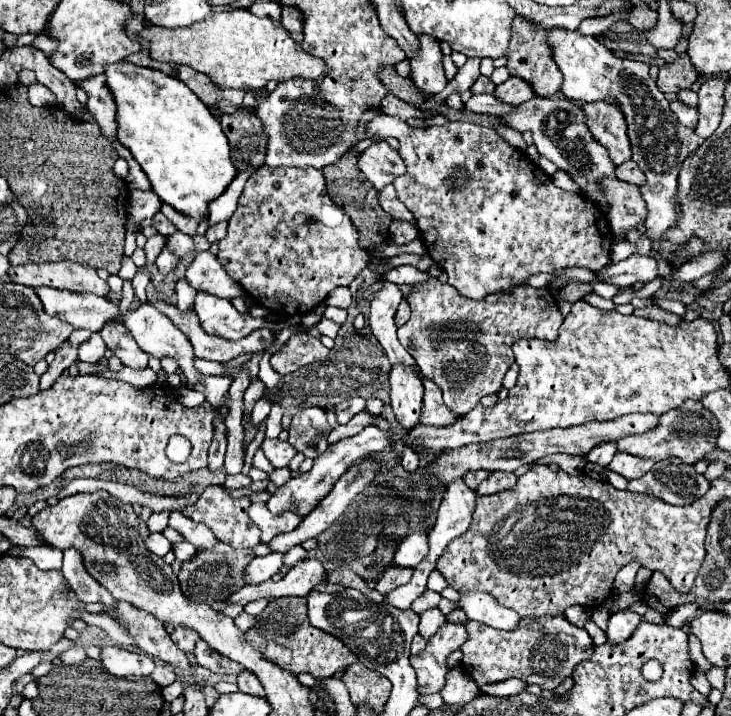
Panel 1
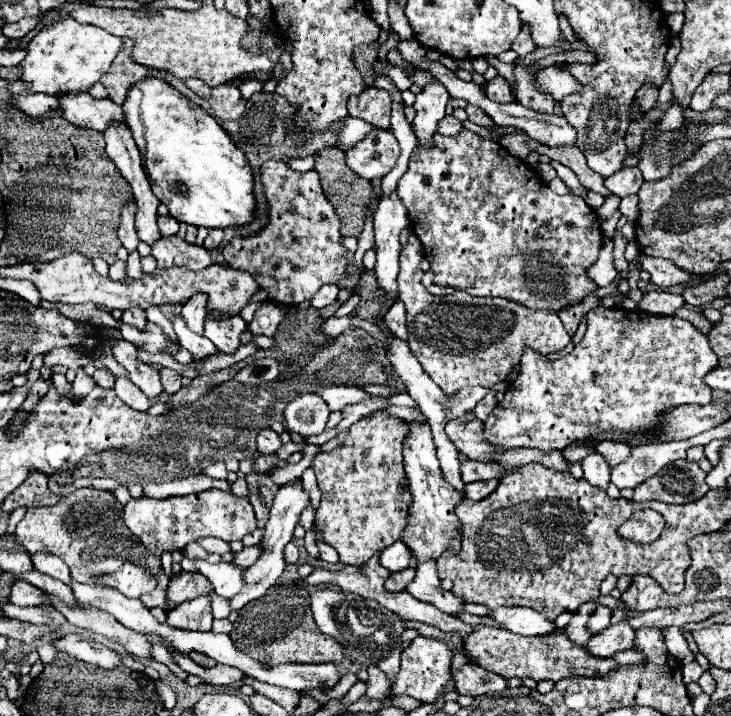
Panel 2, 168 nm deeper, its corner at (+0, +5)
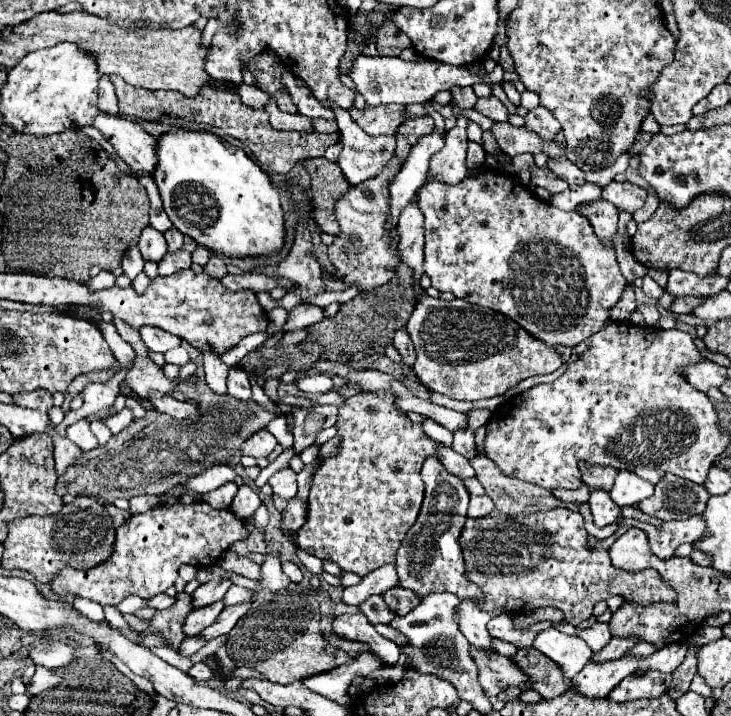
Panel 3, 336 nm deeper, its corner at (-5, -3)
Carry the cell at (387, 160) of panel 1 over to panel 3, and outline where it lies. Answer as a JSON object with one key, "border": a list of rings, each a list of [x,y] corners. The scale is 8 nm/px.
{"border":[[[333,105],[331,109],[335,112],[339,134],[341,134],[341,144],[343,144],[337,164],[343,170],[347,182],[361,184],[361,182],[377,176],[377,172],[381,172],[385,168],[385,164],[391,160],[391,156],[395,154],[395,136],[369,136],[351,120],[347,110],[341,110],[336,105]]]}

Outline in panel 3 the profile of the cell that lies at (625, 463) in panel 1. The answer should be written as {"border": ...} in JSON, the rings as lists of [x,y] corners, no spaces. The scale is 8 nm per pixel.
{"border":[[[619,472],[609,494],[617,506],[633,506],[653,494],[653,484],[633,476],[631,472]]]}

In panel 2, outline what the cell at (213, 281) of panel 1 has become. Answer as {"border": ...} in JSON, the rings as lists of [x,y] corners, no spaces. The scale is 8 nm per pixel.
{"border":[[[196,292],[196,294],[182,306],[182,316],[184,316],[188,328],[194,330],[196,334],[202,334],[202,330],[204,330],[206,302],[208,302],[208,296],[206,296],[204,292]]]}

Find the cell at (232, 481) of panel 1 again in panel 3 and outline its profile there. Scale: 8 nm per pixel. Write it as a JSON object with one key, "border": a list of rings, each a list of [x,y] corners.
{"border":[[[241,486],[231,502],[231,512],[237,514],[237,518],[241,520],[249,520],[259,506],[261,506],[259,496],[249,486]]]}

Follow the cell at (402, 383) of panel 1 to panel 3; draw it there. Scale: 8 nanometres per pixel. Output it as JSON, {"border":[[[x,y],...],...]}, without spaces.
{"border":[[[427,458],[423,462],[421,476],[425,482],[425,500],[417,522],[409,528],[409,532],[401,540],[401,548],[397,550],[395,568],[399,576],[399,586],[413,590],[419,598],[425,598],[433,592],[451,592],[459,600],[475,598],[481,604],[483,592],[477,588],[477,584],[465,578],[463,552],[459,546],[459,534],[467,520],[469,492],[463,480],[449,474],[437,458]]]}

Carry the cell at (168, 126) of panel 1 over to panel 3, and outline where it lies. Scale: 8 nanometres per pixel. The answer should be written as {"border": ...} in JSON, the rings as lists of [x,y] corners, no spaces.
{"border":[[[171,130],[169,134],[157,140],[157,156],[159,166],[157,172],[153,174],[153,180],[159,188],[167,216],[181,234],[193,238],[207,250],[229,258],[245,258],[245,256],[267,258],[279,254],[279,250],[285,244],[281,194],[271,184],[267,172],[259,164],[255,164],[241,148],[209,132]]]}

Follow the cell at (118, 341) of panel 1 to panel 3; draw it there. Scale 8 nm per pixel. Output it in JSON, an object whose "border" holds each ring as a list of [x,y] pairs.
{"border":[[[153,394],[153,398],[149,402],[155,410],[159,410],[159,412],[163,412],[163,414],[175,418],[175,420],[187,420],[187,418],[197,420],[201,416],[197,406],[191,406],[187,402],[179,402],[171,396],[165,396],[165,394]]]}

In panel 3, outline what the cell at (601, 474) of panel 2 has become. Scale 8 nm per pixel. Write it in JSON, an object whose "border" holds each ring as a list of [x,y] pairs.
{"border":[[[591,492],[589,506],[593,514],[593,524],[599,528],[613,524],[621,514],[621,508],[617,508],[617,504],[609,500],[609,492]]]}

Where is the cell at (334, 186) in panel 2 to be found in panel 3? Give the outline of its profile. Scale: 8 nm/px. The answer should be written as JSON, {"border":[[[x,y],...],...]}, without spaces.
{"border":[[[309,158],[303,162],[303,166],[311,176],[313,220],[321,232],[335,236],[339,228],[333,216],[333,204],[337,202],[337,196],[349,190],[349,182],[345,180],[341,168],[325,158]]]}

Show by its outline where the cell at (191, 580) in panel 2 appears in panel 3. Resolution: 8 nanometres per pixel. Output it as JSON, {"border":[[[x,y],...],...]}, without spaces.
{"border":[[[179,592],[177,594],[177,602],[171,608],[161,610],[161,612],[157,612],[153,616],[149,628],[145,630],[145,636],[147,634],[165,636],[165,638],[169,638],[173,650],[177,652],[179,644],[185,640],[185,636],[181,634],[181,630],[183,630],[183,622],[185,622],[185,618],[187,618],[189,612],[191,612],[191,608],[189,608],[189,594]]]}

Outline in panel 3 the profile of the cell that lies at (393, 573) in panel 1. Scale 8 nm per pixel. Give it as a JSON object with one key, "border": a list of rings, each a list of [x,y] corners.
{"border":[[[395,586],[391,588],[389,592],[383,594],[383,600],[385,604],[389,606],[391,612],[395,612],[397,616],[405,616],[409,610],[413,610],[421,600],[415,596],[415,592],[409,592],[401,586]]]}

